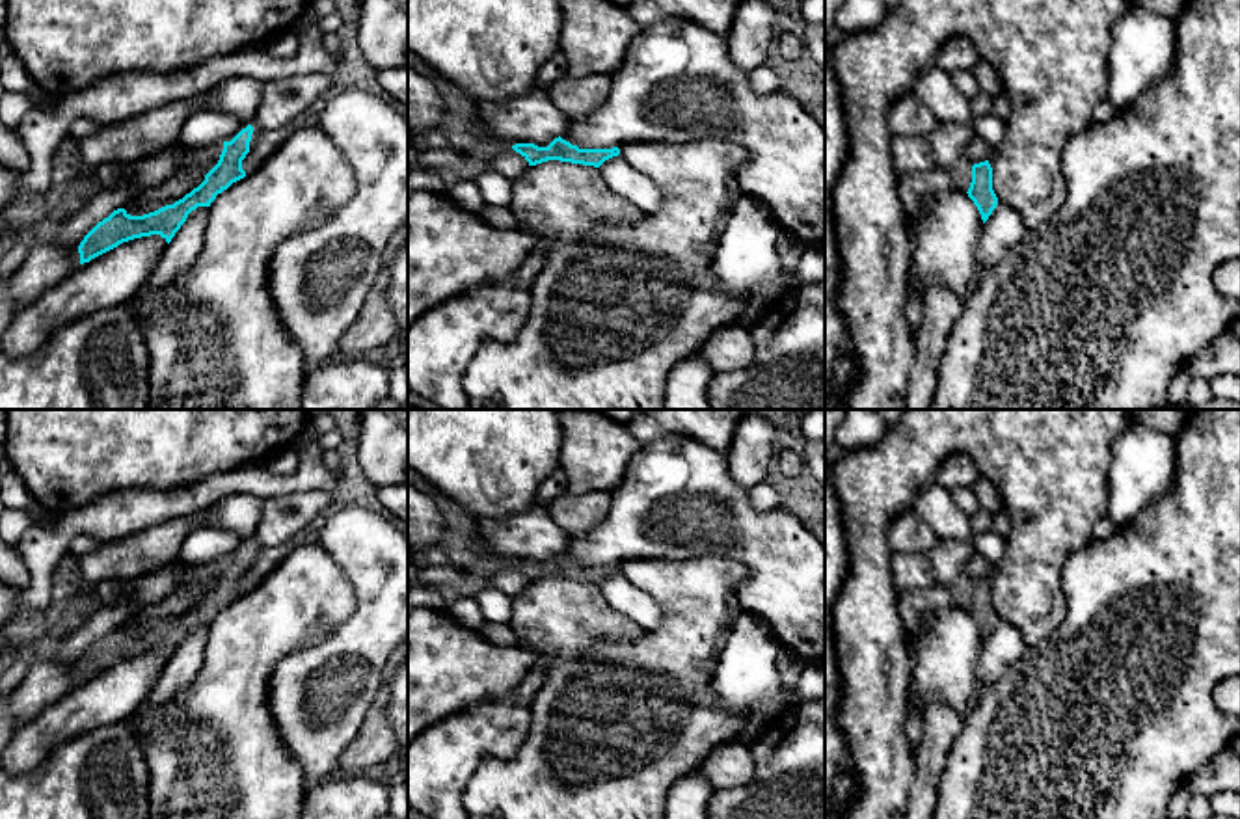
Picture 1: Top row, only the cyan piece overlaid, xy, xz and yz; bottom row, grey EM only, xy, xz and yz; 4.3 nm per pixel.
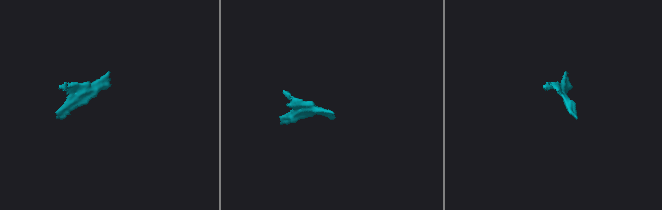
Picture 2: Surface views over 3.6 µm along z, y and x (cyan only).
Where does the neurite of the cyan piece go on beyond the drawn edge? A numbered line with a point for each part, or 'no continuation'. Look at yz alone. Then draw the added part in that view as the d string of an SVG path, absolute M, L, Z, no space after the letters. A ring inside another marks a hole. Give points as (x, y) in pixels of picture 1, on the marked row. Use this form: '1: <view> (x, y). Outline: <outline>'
1: yz (961, 172). Outline: M963 154L948 171L955 182L955 188L961 192L968 192L970 182L972 182L972 162L968 160L966 154Z

